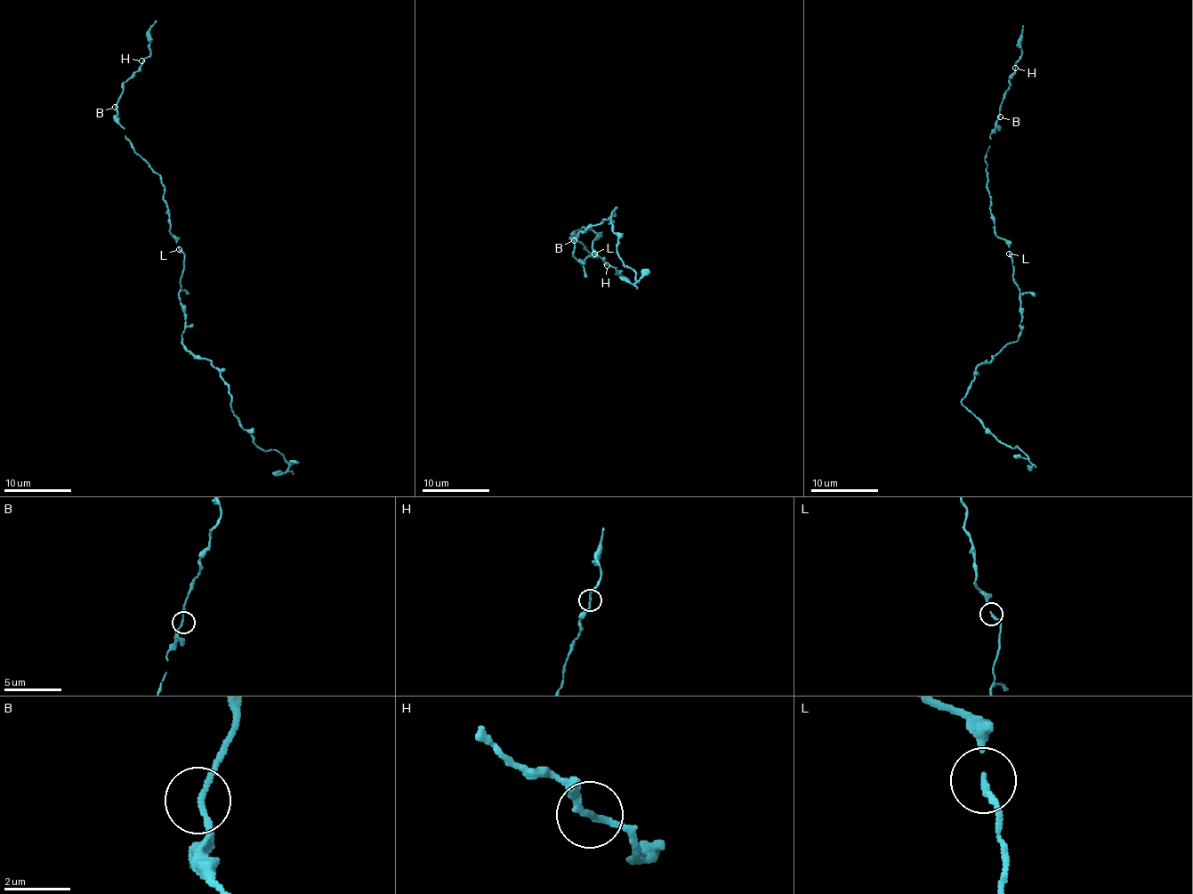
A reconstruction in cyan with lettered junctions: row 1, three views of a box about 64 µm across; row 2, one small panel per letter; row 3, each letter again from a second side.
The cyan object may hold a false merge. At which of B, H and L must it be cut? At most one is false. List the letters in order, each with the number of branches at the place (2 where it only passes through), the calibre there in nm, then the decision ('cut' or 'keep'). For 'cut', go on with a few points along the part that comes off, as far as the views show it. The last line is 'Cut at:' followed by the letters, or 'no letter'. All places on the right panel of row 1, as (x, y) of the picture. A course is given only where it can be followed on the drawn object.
B: 2 branches meet; 150 nm thick; keep
H: 2 branches meet; 160 nm thick; keep
L: 2 branches meet; 140 nm thick; keep
Cut at: no letter

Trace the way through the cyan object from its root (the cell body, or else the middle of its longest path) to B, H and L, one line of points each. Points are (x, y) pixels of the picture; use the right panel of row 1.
B: (1015, 280), (1009, 245), (995, 234), (987, 189), (987, 165), (984, 160), (990, 146), (990, 132), (1000, 116)
H: (1015, 280), (1009, 245), (995, 234), (984, 157), (1003, 94), (1015, 68)
L: (1015, 280), (1012, 258), (1009, 253)

